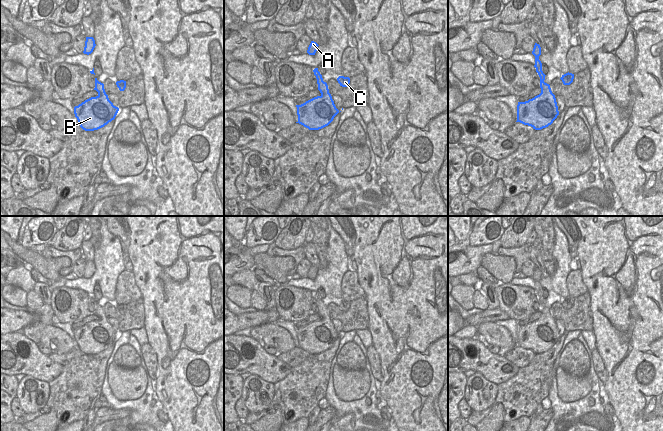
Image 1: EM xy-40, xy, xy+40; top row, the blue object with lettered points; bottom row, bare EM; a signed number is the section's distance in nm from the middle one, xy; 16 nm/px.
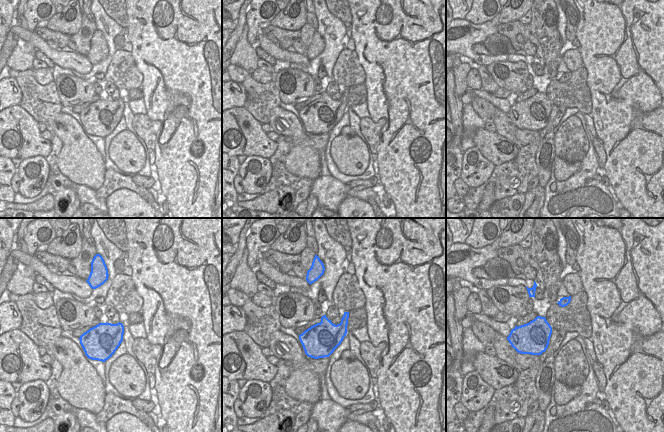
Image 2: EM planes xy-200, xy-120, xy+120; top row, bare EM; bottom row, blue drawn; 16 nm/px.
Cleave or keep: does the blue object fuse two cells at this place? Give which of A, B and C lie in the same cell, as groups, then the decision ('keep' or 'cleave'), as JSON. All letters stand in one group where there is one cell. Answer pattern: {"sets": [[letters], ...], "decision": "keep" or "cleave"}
{"sets": [["A", "B", "C"]], "decision": "keep"}

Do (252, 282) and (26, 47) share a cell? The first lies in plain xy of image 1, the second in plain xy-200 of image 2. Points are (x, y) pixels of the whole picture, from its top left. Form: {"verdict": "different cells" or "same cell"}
{"verdict": "different cells"}

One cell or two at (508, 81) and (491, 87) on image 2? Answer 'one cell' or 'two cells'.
two cells

